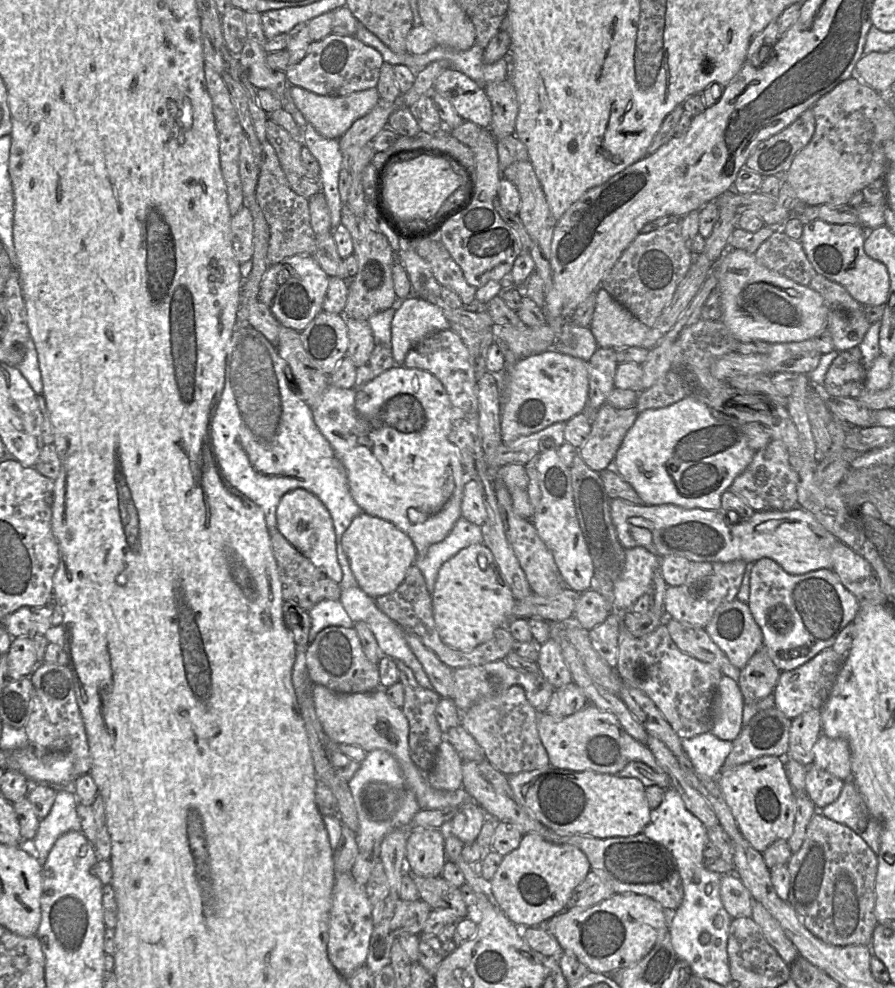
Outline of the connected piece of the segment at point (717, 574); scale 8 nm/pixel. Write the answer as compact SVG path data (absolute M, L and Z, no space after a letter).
M736 560L720 562L690 562L686 581L680 586L668 586L665 593L666 616L690 626L705 628L715 611L736 599L747 563Z

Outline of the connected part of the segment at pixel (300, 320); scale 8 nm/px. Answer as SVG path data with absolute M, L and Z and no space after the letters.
M294 255L270 265L265 272L259 291L262 301L281 326L302 332L322 311L329 284L329 276L319 266L313 255Z

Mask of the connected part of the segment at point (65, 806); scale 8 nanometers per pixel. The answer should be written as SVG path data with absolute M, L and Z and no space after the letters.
M58 791L49 814L40 821L33 844L36 855L43 866L56 840L70 831L81 831L77 814L78 799L74 792Z

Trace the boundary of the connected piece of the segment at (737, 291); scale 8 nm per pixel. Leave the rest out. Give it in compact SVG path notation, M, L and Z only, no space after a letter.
M729 248L715 264L711 274L717 278L721 321L741 343L761 340L769 344L811 340L827 326L828 310L822 296L791 279L761 265L741 249Z

